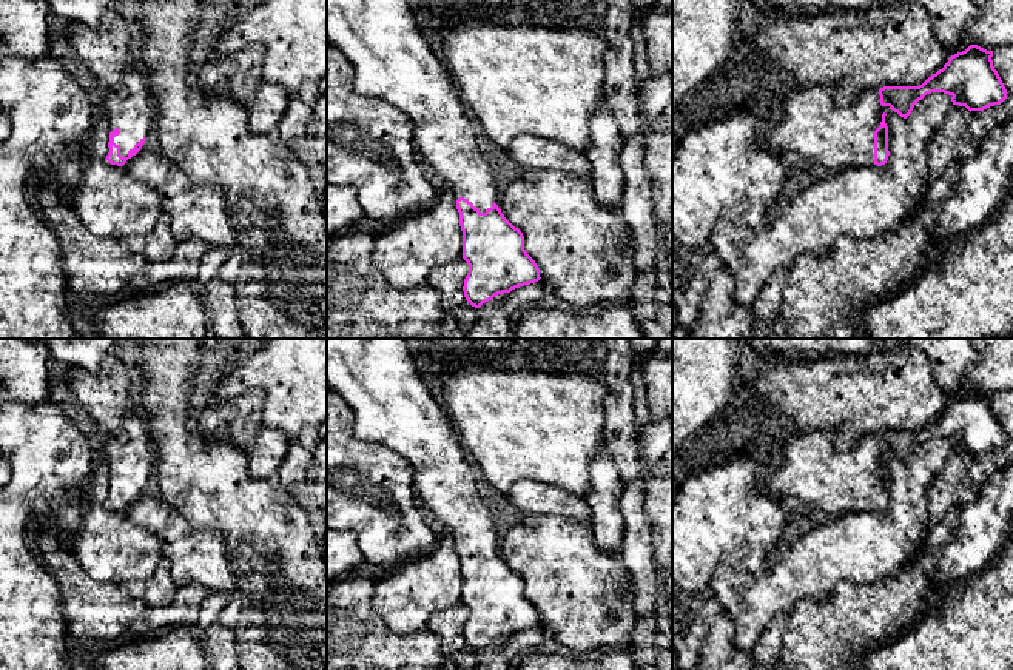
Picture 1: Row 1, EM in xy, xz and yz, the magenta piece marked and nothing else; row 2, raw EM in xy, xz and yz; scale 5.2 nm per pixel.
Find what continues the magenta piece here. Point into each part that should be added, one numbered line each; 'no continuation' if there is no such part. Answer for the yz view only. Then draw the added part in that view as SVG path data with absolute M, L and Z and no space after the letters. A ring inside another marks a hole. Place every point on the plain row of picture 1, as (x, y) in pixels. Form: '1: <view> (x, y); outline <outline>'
1: yz (810, 468); outline M831 433L799 434L779 445L757 487L771 497L789 496L805 502L808 510L828 514L874 511L874 476L880 471L882 459L891 456L879 445L879 436L867 436L850 448L836 448Z

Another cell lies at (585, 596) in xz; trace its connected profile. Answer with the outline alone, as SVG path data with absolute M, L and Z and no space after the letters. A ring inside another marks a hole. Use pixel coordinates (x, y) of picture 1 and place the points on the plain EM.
M555 514L517 518L498 553L524 581L524 595L540 613L546 635L572 650L629 644L641 624L635 613L635 584L620 554L598 548L591 521Z

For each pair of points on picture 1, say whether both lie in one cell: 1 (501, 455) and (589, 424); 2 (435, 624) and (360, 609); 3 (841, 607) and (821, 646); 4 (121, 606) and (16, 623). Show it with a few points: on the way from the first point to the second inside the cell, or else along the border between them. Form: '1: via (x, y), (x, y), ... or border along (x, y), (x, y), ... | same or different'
1: via (523, 433), (531, 425), (568, 424) | same
2: border along (426, 626), (437, 636), (443, 653) | different
3: via (841, 616), (841, 624), (828, 636) | same
4: border along (54, 579), (59, 589), (67, 630) | different

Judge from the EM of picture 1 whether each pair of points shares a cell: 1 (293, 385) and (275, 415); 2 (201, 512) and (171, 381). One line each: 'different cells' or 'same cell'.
1: same cell
2: same cell

